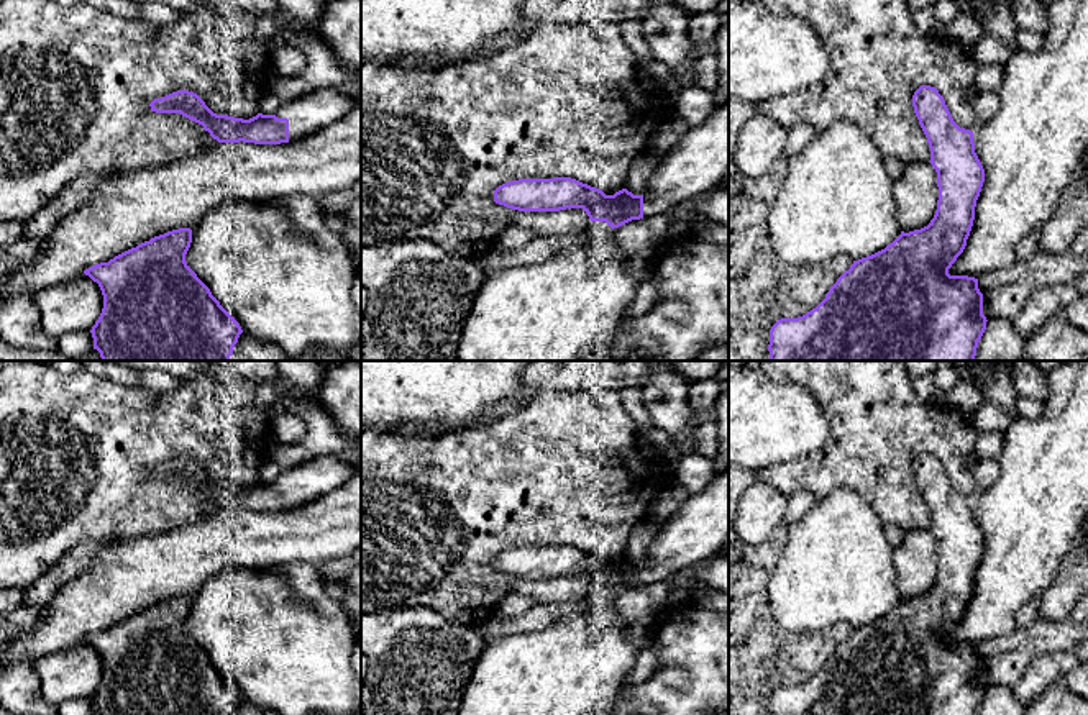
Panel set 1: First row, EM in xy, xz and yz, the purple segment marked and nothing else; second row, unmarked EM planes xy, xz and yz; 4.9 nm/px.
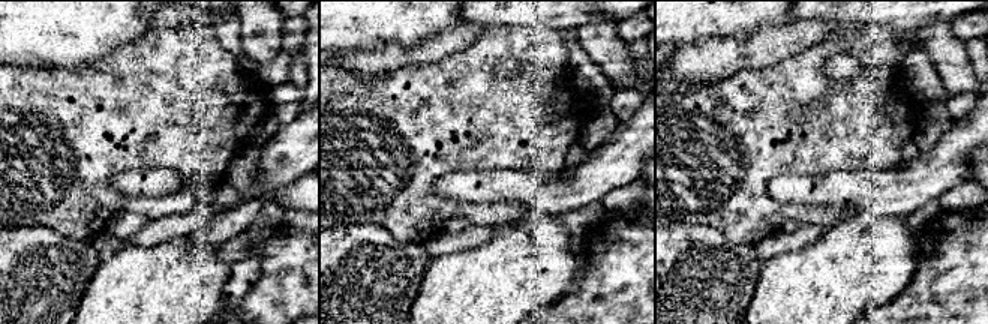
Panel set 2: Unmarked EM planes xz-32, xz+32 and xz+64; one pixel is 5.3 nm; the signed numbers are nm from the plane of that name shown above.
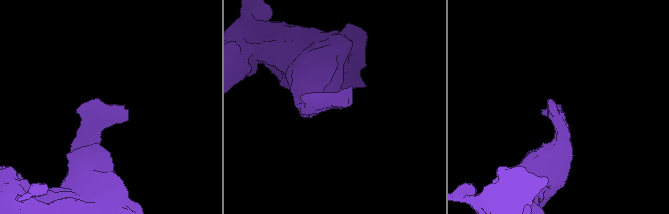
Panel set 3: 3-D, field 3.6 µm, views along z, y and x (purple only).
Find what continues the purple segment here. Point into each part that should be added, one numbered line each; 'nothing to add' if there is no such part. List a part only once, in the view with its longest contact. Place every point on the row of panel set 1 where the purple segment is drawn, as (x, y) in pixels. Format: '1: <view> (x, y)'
1: xy (317, 109)

